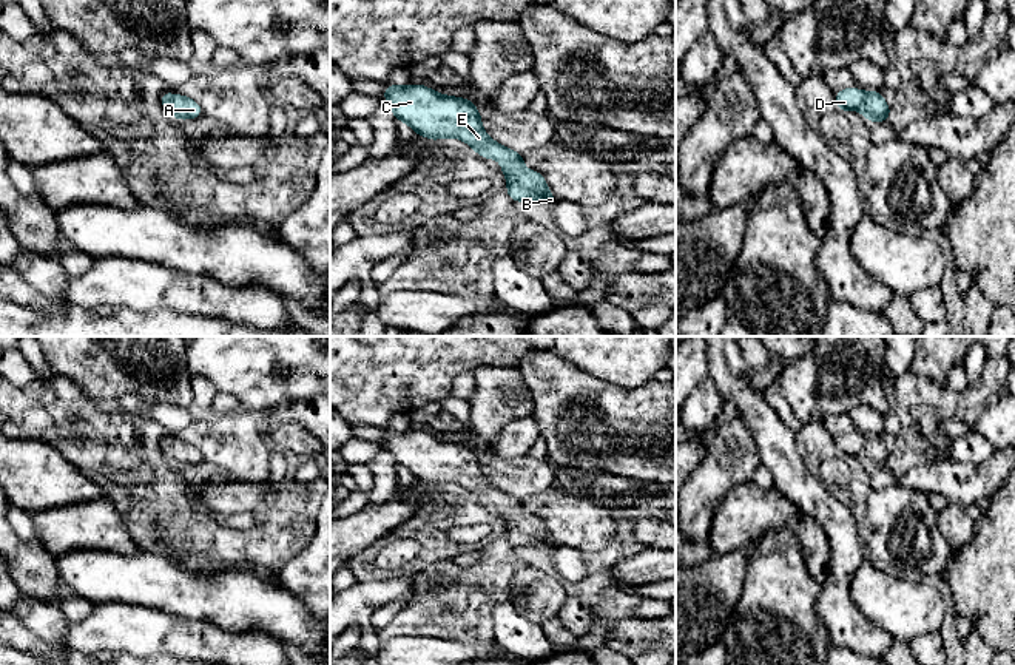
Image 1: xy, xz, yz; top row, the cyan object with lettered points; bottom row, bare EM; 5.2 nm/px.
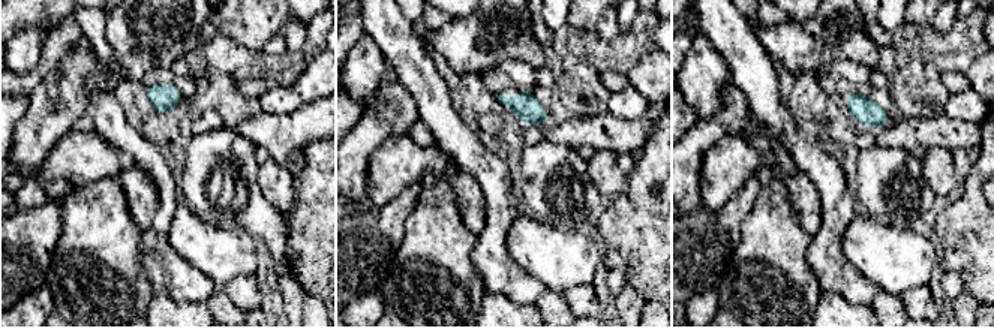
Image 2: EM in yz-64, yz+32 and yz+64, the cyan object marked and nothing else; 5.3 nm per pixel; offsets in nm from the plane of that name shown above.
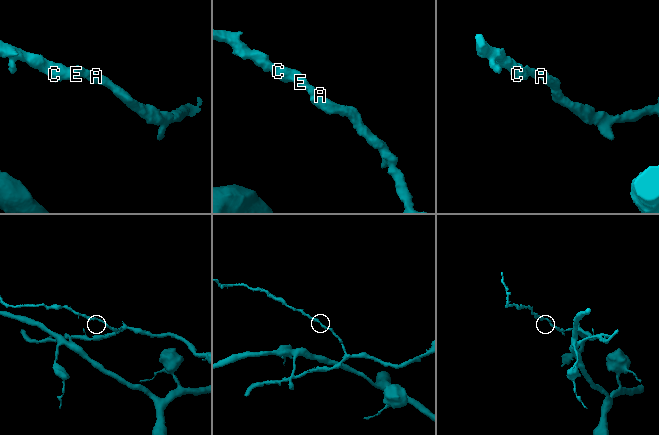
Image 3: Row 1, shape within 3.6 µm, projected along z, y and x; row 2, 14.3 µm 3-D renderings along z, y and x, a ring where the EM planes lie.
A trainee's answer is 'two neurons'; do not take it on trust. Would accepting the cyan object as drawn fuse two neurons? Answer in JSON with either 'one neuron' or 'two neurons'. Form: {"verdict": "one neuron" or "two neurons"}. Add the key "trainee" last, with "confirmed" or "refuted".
{"verdict": "one neuron", "trainee": "refuted"}

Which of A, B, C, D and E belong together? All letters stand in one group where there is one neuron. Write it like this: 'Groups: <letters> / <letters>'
Groups: A B C D E

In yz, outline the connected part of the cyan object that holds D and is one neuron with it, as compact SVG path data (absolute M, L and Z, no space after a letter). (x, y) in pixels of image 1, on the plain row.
M845 434L835 438L838 457L859 455L868 468L884 468L892 464L890 454L884 446L881 437L868 437L864 440L862 434Z

